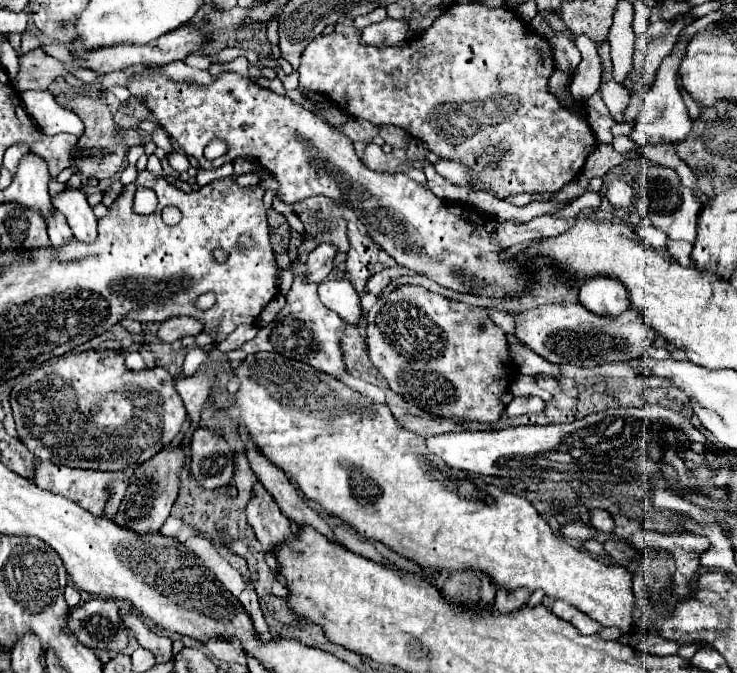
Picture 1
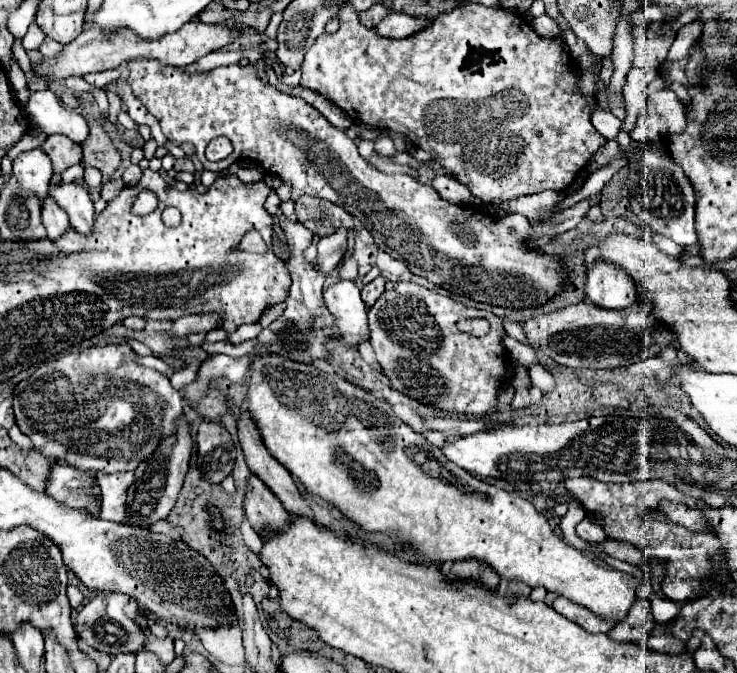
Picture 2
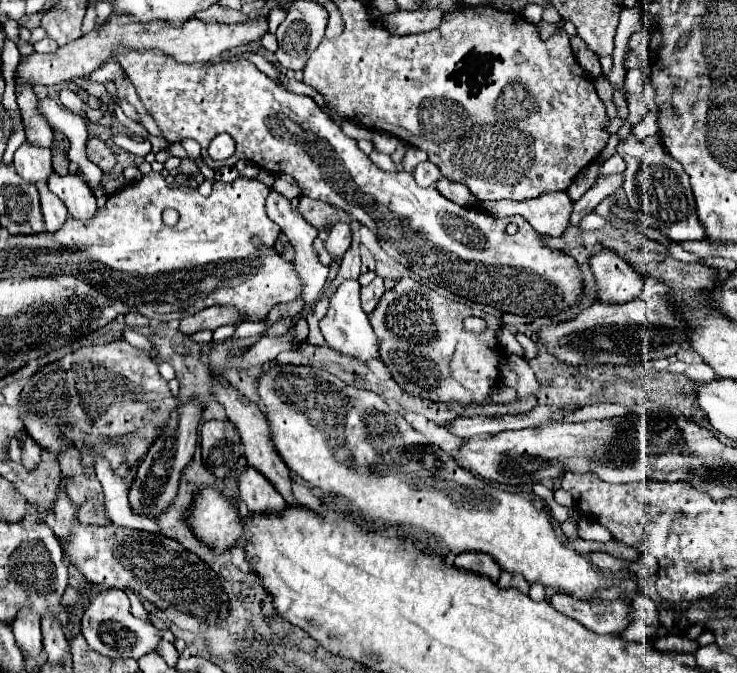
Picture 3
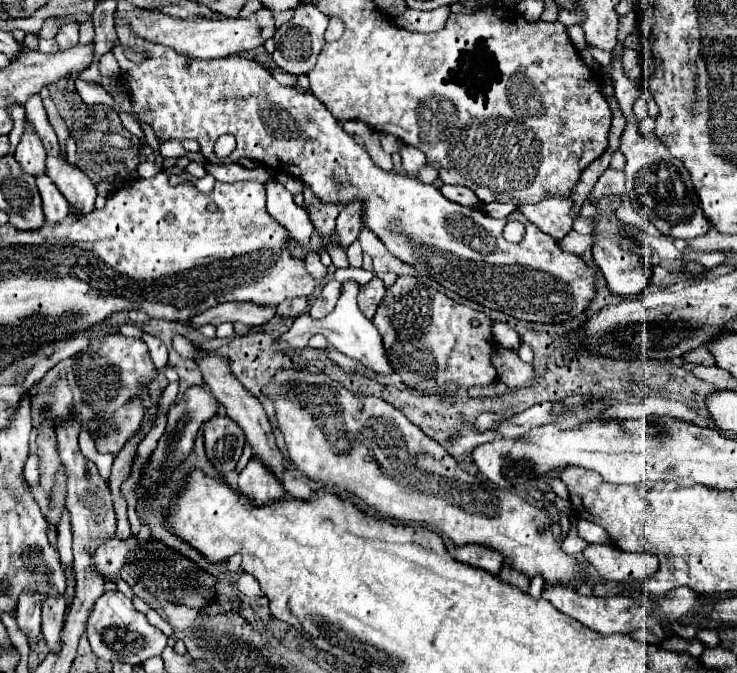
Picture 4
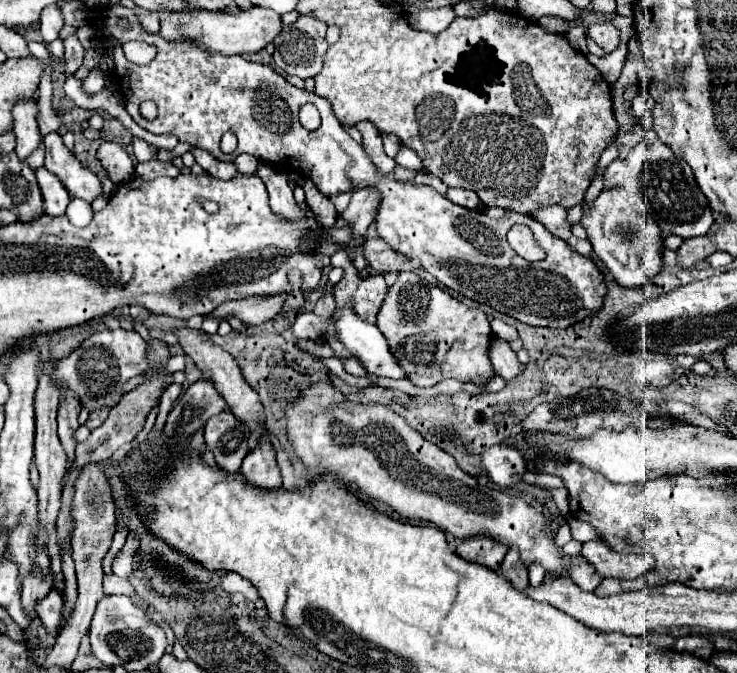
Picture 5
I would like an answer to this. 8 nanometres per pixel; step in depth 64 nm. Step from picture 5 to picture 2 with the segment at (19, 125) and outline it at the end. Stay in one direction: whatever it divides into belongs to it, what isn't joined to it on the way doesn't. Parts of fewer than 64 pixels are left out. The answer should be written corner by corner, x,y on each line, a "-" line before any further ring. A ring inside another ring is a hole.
40,148
22,152
14,158
14,176
22,190
32,190
40,200
48,194
48,184
52,178
52,162
48,154

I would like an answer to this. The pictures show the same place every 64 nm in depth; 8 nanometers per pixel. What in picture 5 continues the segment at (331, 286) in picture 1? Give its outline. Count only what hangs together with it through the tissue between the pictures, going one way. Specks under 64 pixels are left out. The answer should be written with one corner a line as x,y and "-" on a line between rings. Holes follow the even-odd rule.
342,308
340,318
334,320
334,326
342,344
350,348
350,354
354,354
370,374
394,380
406,378
406,372
390,352
384,334
376,326
366,324
360,316
354,316
352,308
-
313,312
299,313
296,322
292,326
292,334
296,338
316,340
316,338
322,336
322,332
326,332
330,322
332,322
332,318
322,318

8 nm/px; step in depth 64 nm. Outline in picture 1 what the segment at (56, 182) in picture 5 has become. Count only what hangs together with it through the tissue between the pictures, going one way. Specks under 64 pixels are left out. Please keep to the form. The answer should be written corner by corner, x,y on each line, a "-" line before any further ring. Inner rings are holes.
54,210
48,216
46,226
48,226
48,236
50,236
52,248
60,248
60,246
64,246
64,244
68,244
72,240
72,230
70,230
66,218
60,212

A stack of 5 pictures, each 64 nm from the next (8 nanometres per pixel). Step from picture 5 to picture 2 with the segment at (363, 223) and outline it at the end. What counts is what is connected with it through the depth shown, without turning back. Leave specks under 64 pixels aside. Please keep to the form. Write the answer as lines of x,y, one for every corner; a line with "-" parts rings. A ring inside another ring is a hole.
338,228
334,234
330,234
326,238
320,238
320,242
318,242
318,258
316,258
314,264
318,264
322,268
322,272
330,274
338,266
344,252
348,250
346,236
348,236
348,230

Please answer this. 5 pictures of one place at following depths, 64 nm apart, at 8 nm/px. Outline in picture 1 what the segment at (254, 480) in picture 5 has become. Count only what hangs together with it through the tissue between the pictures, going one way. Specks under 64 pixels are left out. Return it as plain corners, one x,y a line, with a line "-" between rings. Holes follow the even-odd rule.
256,482
252,488
252,498
246,506
246,516
248,524
254,528
256,538
260,540
264,552
266,552
266,562
270,568
276,566
274,560
274,546
290,540
294,536
292,532
292,522
280,512
276,500
266,492
266,488

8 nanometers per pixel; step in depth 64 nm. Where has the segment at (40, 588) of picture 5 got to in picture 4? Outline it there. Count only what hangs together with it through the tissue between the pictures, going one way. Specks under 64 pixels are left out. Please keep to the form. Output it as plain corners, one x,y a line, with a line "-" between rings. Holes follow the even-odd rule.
22,592
22,596
18,598
16,620
30,640
36,640
40,636
40,604
42,596
34,592

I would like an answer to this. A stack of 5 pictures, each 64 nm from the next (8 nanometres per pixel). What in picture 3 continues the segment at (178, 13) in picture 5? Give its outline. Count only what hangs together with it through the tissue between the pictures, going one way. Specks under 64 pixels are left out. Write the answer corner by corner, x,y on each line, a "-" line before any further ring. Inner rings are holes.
116,12
106,26
102,26
100,30
92,30
90,34
58,48
54,54
32,52
30,56
24,56
14,72
14,80
32,88
36,84
52,86
52,84
60,84
62,80
74,80
84,74
92,74
108,58
116,58
120,44
124,44
126,50
160,48
162,52
174,56
178,62
184,62
184,64
208,62
208,60
214,60
214,58
222,56
222,52
228,52
236,46
244,46
244,44
262,40
262,36
266,32
268,32
268,18
262,18
262,16
248,20
244,24
220,24
220,22
206,24
198,18
190,18
180,26
172,26
172,24
166,24
160,20
152,20
148,26
142,26
142,24
138,24
138,20
130,18
128,14

